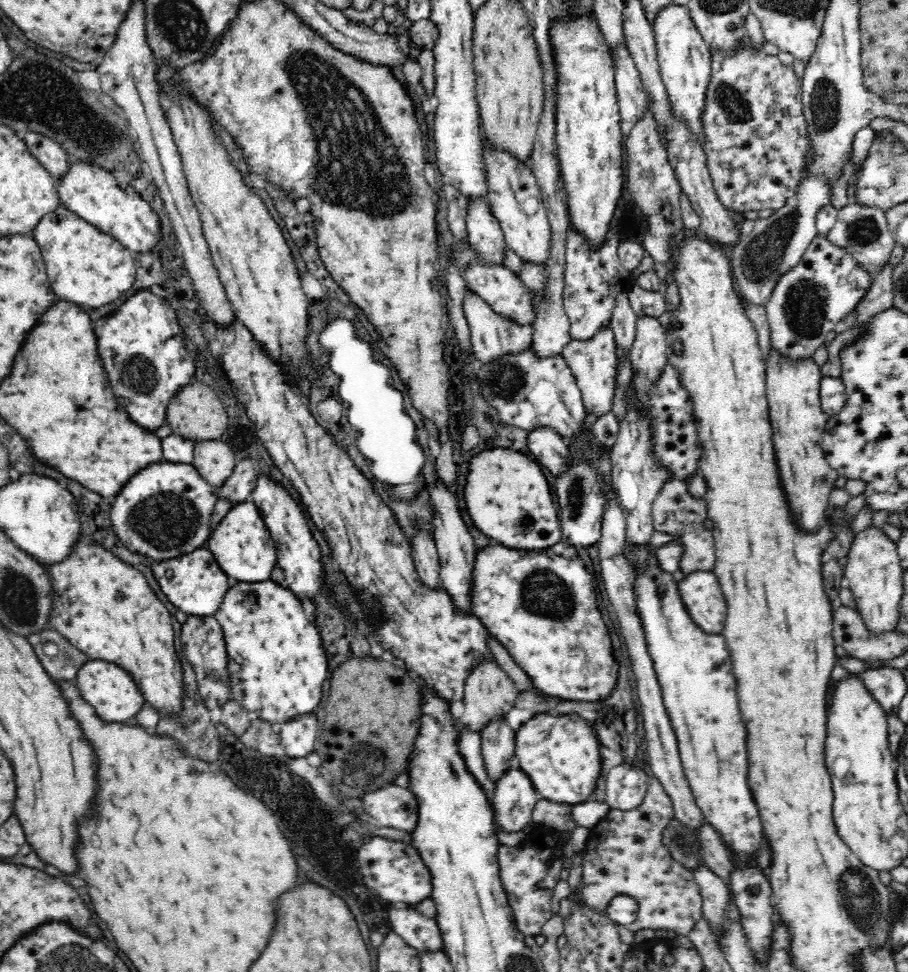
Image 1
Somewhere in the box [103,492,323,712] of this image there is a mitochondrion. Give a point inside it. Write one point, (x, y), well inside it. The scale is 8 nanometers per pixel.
(249, 605)

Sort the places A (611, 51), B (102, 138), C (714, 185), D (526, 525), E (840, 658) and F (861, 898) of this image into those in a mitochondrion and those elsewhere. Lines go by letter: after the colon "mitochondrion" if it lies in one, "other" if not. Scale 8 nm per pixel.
A: other
B: mitochondrion
C: other
D: mitochondrion
E: other
F: mitochondrion

